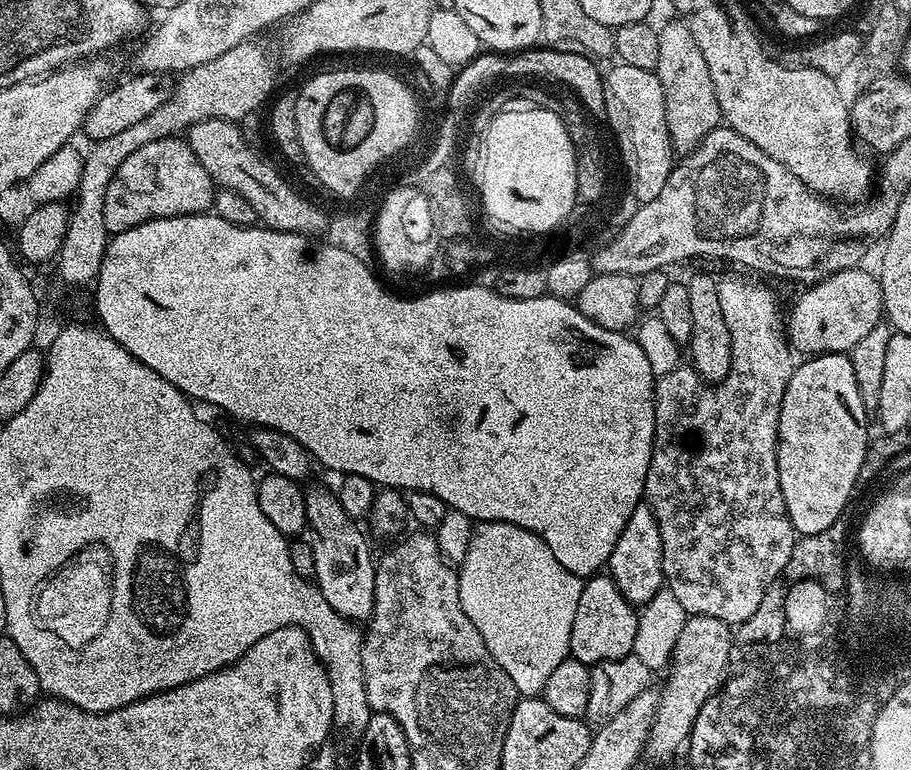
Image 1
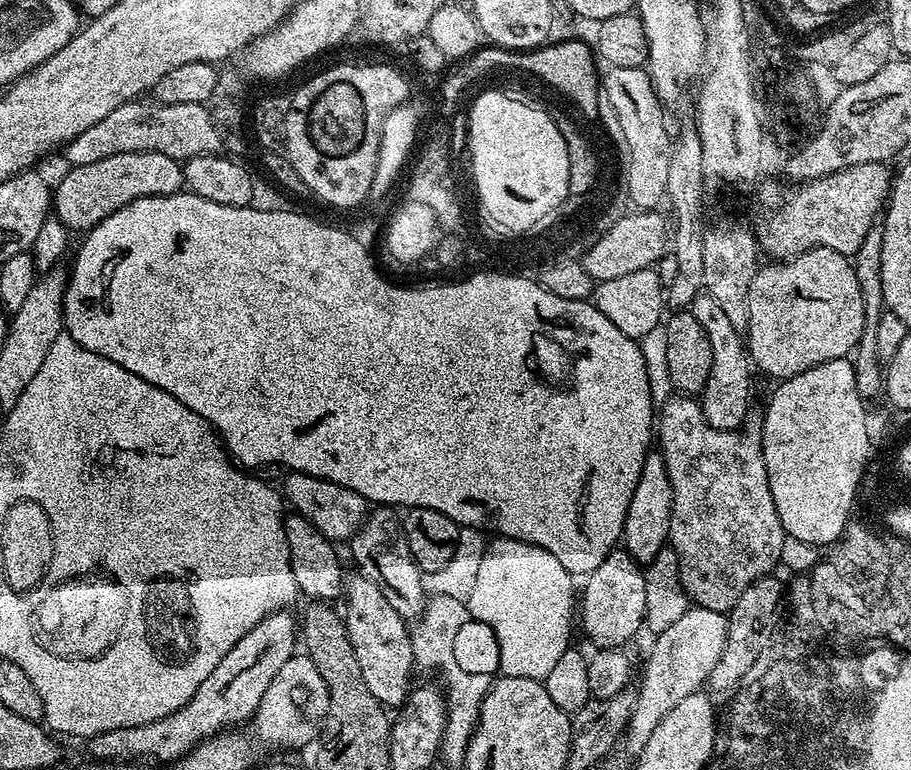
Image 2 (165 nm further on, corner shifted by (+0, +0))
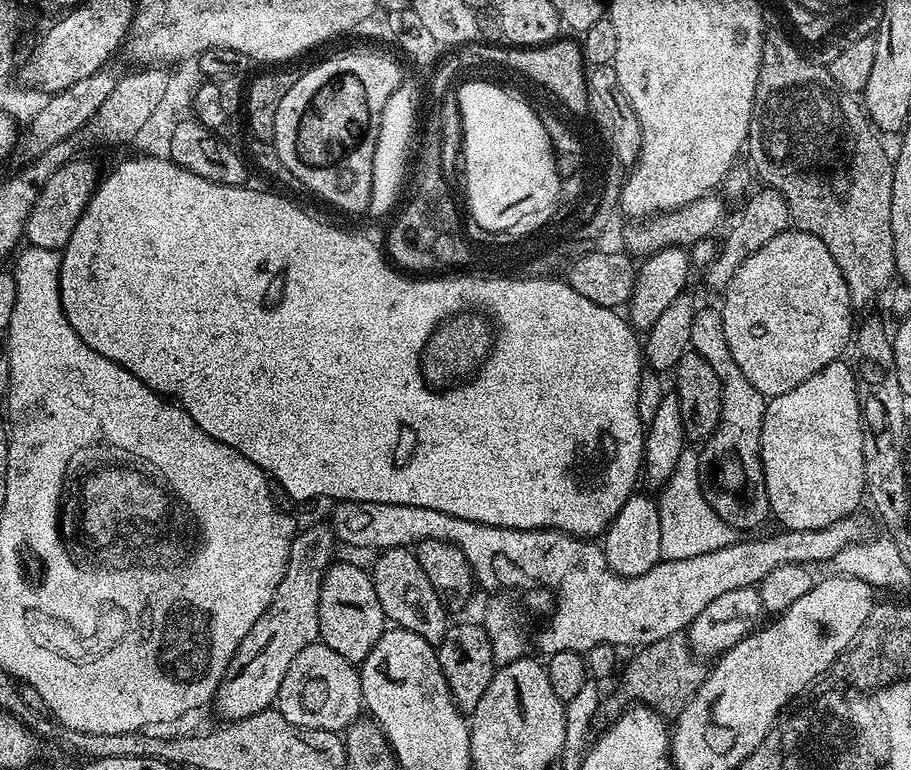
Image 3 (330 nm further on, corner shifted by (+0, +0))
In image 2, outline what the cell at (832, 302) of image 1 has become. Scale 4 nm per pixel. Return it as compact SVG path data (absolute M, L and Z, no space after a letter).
M811 248L790 260L768 262L765 268L764 265L757 267L748 295L746 347L751 363L759 371L761 368L766 375L777 376L775 379L783 382L819 364L845 359L857 347L863 328L862 291L853 261L845 253Z

